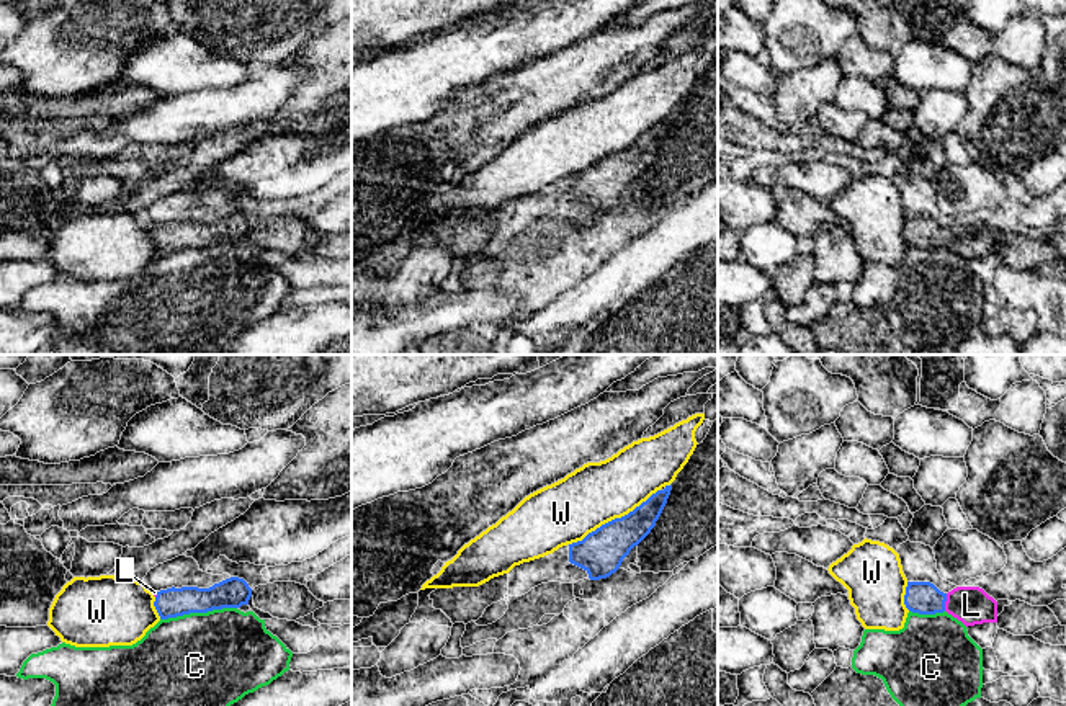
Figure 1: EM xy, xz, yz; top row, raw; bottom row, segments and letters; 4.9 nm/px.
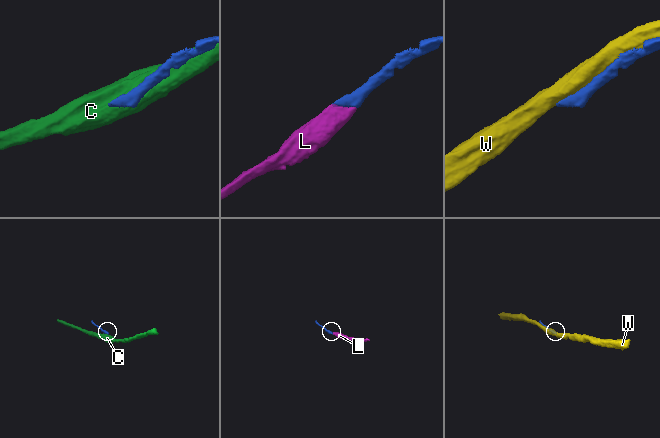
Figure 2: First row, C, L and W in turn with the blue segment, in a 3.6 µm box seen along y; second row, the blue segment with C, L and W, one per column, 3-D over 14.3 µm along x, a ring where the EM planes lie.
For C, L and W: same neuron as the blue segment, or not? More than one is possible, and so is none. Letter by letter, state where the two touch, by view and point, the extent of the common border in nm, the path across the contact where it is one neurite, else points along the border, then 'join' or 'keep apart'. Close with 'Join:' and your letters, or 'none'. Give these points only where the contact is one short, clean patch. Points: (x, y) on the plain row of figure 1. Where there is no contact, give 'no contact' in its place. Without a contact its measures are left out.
C: meets blue in xy at (198, 245); contact 380 nm long; keep apart
L: meets blue in yz at (945, 234); contact 90 nm long; runs through yz (921, 231), (945, 234), (971, 239); join
W: meets blue in xz at (615, 152); contact 550 nm long; keep apart
Join: L

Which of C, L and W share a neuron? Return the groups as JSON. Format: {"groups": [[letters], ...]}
{"groups": [["C"], ["L"], ["W"]]}

